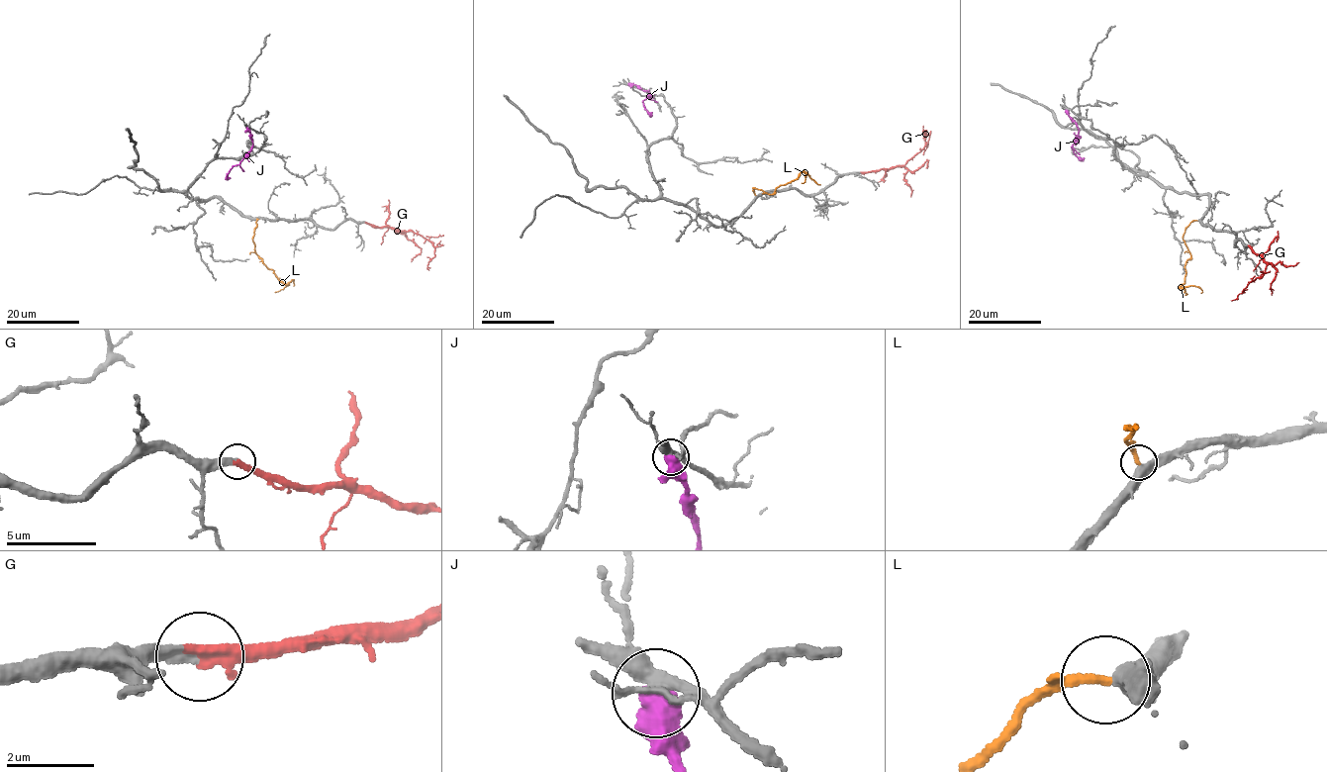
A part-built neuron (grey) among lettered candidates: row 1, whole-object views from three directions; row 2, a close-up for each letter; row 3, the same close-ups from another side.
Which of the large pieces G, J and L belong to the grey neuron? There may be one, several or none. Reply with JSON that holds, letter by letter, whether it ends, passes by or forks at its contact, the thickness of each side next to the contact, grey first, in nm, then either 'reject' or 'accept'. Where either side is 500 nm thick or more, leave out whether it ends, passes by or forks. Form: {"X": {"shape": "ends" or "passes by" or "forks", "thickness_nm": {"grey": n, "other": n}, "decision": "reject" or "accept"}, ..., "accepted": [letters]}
{"G": {"shape": "ends", "thickness_nm": {"grey": 240, "other": 360}, "decision": "accept"}, "J": {"thickness_nm": {"grey": 280, "other": 650}, "decision": "reject"}, "L": {"shape": "ends", "thickness_nm": {"grey": 440, "other": 200}, "decision": "accept"}, "accepted": ["G", "L"]}

